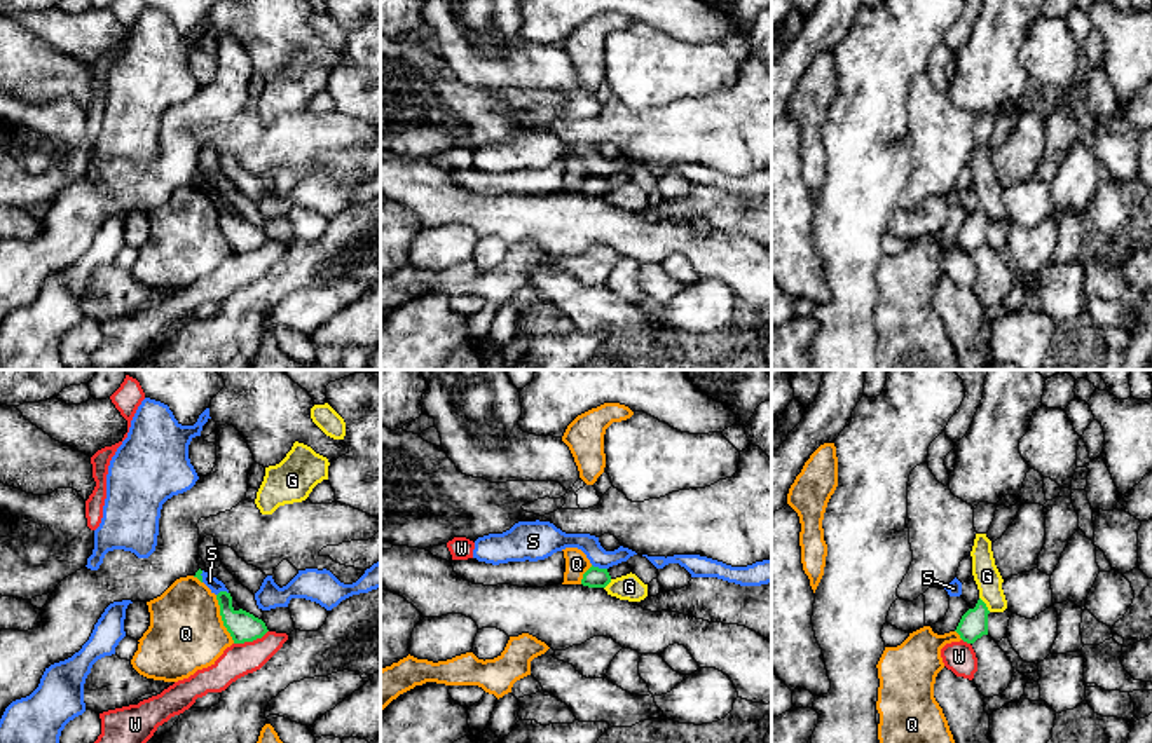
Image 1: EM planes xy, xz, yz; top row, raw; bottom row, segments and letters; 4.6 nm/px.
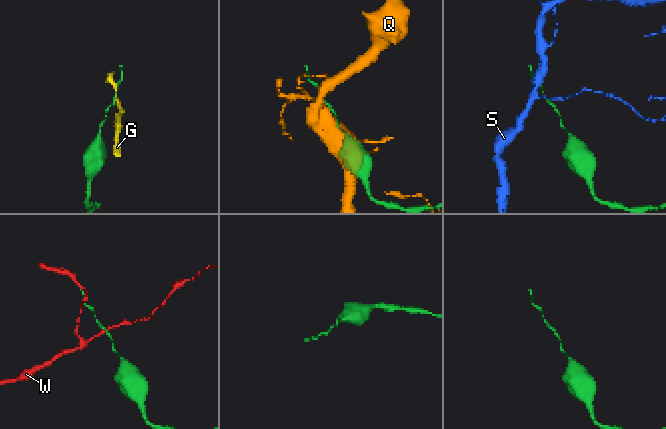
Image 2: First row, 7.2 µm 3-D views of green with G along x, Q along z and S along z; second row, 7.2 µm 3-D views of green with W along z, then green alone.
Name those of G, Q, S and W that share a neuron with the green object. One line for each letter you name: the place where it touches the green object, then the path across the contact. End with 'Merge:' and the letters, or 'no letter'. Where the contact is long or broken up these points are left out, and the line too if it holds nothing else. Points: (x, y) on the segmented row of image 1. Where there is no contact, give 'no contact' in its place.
Merge: no letter

